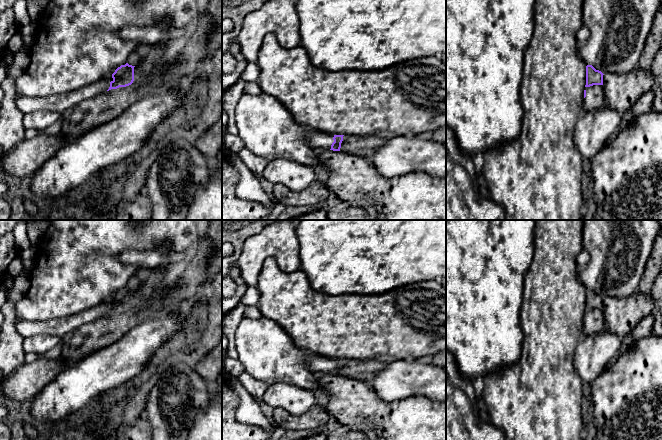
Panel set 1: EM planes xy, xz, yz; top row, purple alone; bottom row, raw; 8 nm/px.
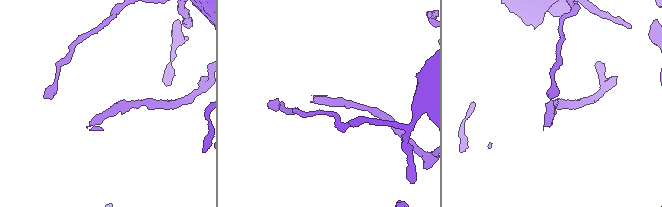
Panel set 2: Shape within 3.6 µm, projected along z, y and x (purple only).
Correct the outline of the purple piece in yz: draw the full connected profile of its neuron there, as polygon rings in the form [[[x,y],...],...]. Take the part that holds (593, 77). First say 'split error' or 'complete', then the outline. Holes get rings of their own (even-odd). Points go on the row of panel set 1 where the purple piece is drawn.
complete; [[[592,65],[586,66],[586,85],[590,87],[593,85],[603,85],[603,73],[596,70]]]

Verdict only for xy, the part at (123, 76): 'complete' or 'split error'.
split error

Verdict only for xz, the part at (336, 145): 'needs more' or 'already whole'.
needs more

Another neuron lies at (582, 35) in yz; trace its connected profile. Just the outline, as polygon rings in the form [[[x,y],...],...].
[[[582,25],[579,28],[578,32],[576,33],[576,41],[578,47],[582,46],[585,43],[585,41],[588,39],[588,37],[589,37],[589,29],[585,25]]]

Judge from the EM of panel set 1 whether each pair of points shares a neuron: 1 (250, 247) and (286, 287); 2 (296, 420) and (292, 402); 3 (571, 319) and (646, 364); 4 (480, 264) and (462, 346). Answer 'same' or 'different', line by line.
1: different
2: different
3: different
4: same

